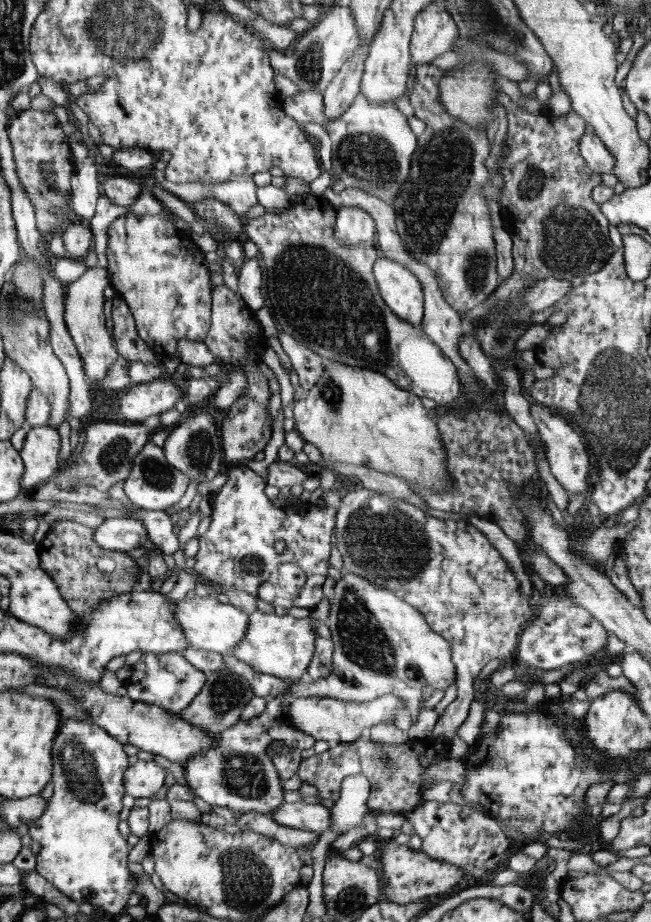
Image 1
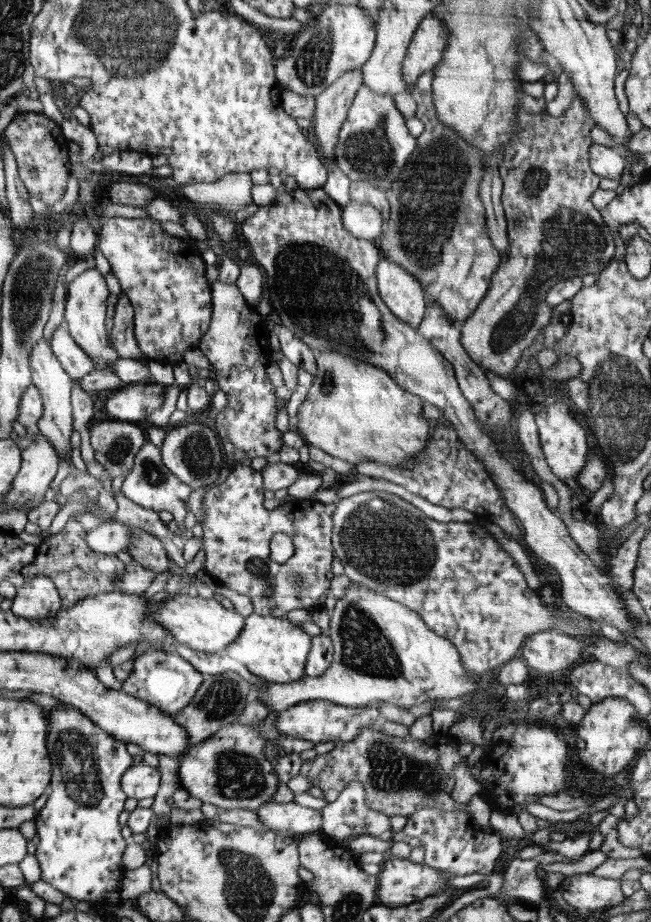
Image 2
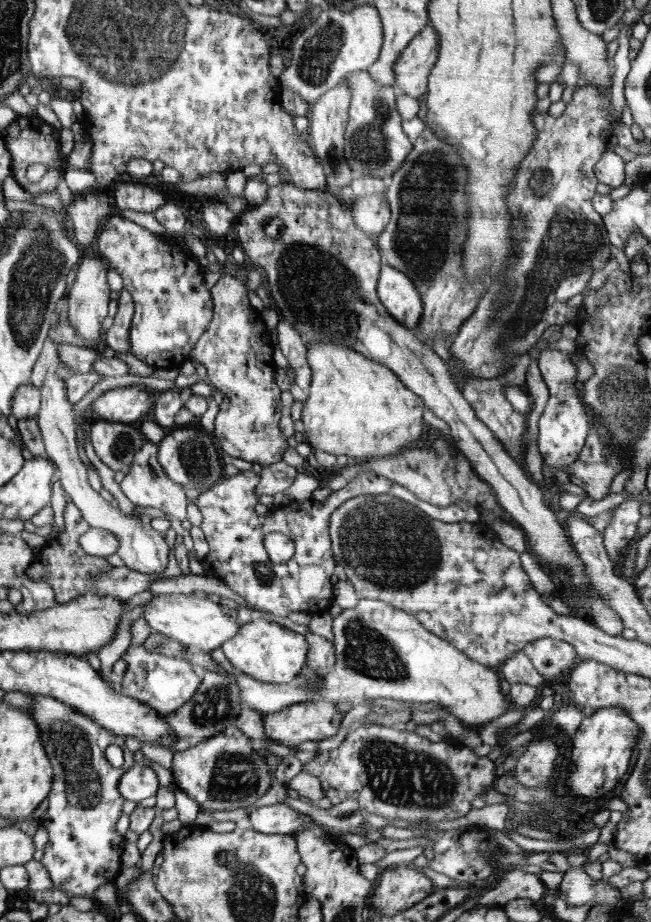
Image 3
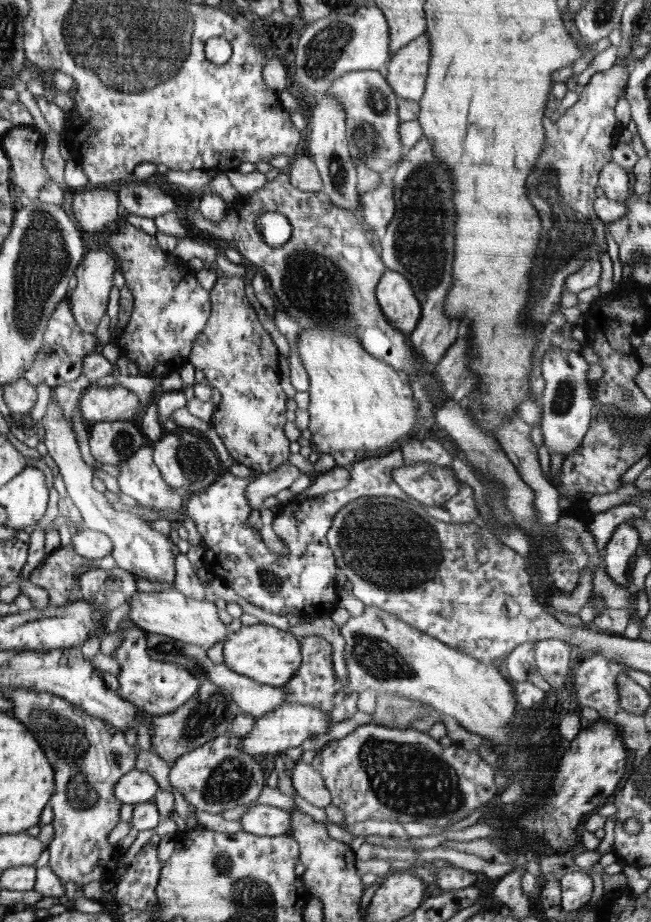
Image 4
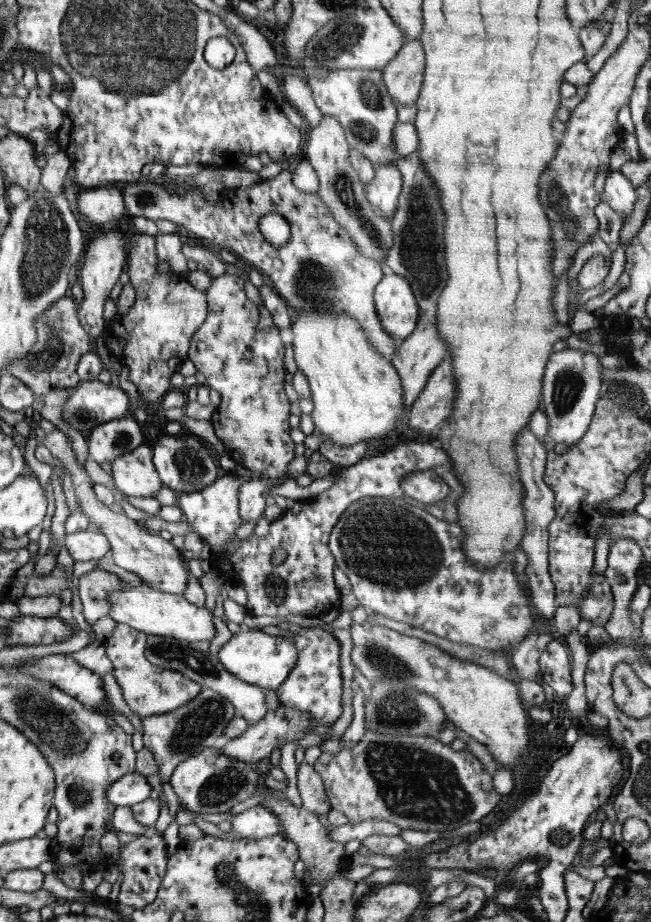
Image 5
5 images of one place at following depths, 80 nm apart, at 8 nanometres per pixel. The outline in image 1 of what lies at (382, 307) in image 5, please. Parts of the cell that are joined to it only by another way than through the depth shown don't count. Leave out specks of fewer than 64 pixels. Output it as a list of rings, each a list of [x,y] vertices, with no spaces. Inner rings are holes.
[[[380,255],[373,264],[379,293],[398,318],[420,326],[423,321],[423,286],[418,277],[399,262]]]

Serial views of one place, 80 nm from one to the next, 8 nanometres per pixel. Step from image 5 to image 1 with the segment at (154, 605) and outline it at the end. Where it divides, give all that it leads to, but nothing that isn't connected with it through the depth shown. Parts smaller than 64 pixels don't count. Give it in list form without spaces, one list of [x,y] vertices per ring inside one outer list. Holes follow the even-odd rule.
[[[199,597],[177,600],[175,602],[174,618],[182,627],[189,646],[198,650],[212,650],[225,654],[235,649],[244,638],[248,628],[249,616],[232,604],[224,604],[215,597]]]

